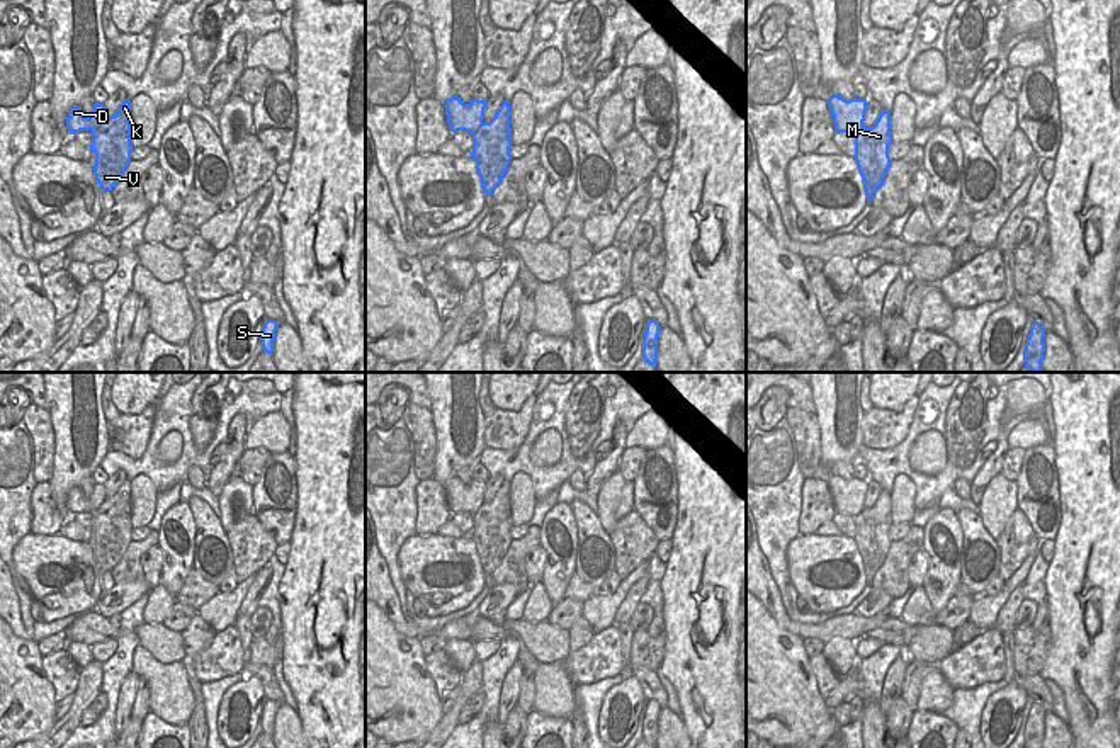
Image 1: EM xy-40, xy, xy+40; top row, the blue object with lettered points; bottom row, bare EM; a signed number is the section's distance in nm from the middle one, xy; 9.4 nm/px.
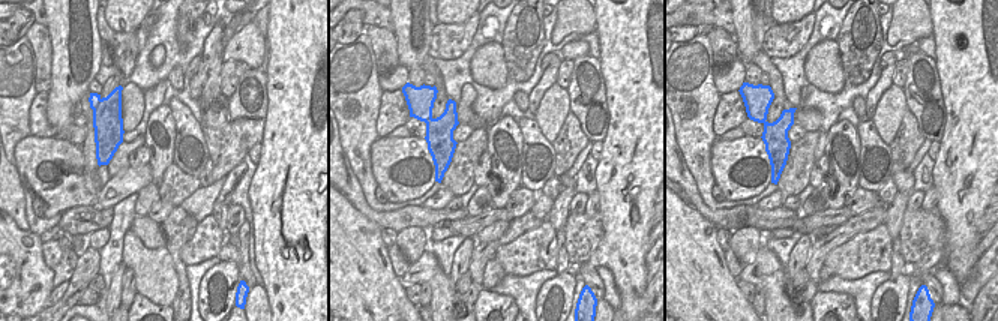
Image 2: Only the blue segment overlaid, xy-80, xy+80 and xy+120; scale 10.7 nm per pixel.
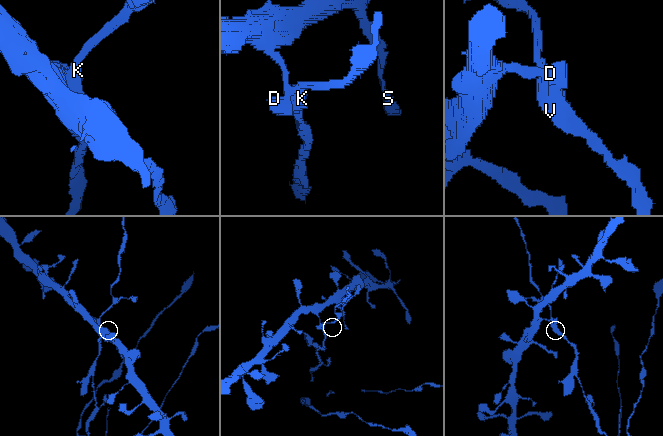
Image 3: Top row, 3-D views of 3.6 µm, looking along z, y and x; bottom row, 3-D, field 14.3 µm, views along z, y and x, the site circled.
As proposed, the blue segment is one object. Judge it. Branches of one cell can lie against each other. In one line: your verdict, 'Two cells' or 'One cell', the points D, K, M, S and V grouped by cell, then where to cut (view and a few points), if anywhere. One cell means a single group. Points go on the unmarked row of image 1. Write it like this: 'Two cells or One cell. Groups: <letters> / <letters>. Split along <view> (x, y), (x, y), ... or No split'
Two cells. Groups: D S / K M V. Split along xy-40 (106, 498), (92, 514).

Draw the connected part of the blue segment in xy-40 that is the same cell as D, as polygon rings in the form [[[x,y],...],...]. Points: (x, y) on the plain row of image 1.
[[[95,483],[92,495],[87,498],[80,486],[73,486],[66,498],[66,508],[70,515],[80,513],[80,512],[90,512],[93,513],[105,500],[105,486]]]

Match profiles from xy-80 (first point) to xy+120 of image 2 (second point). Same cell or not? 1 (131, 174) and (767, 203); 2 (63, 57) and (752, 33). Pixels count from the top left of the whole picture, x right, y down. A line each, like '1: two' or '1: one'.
1: one
2: one

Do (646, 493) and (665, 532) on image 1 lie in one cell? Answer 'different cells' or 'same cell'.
same cell

